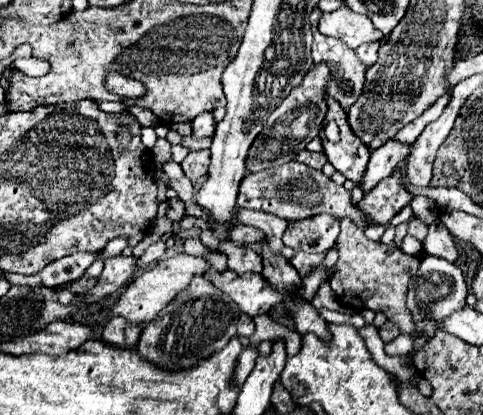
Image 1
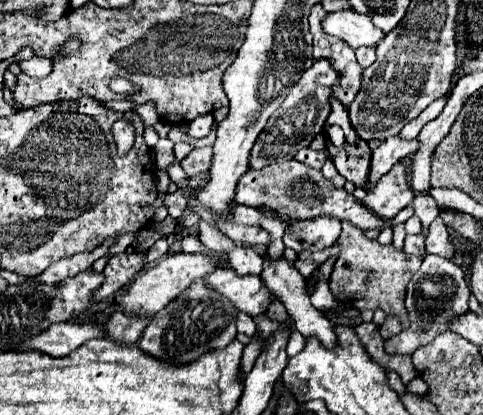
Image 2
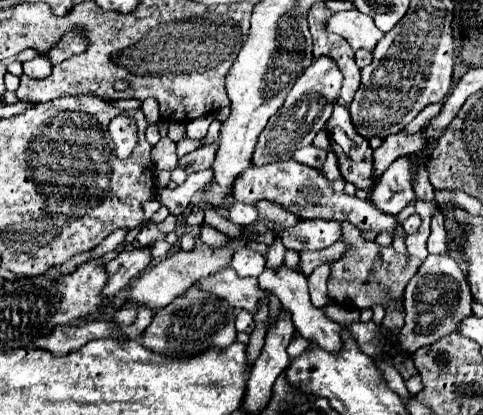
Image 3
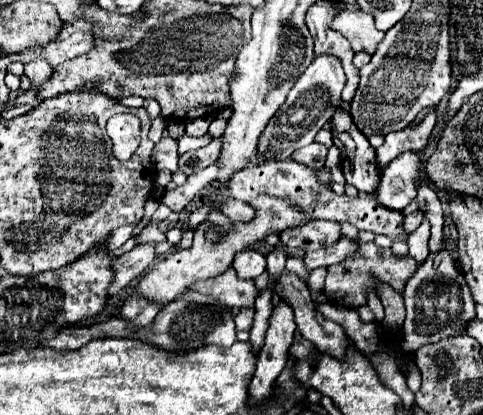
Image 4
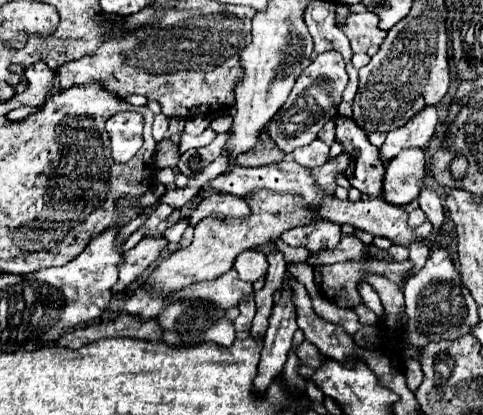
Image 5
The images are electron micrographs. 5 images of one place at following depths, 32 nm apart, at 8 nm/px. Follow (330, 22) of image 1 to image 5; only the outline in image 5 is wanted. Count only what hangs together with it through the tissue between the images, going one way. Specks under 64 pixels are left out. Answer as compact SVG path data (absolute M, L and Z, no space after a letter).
M374 12L364 14L352 14L348 16L346 24L342 24L342 32L348 36L352 52L364 52L368 56L374 56L382 42L386 40L386 30L378 26L380 18Z

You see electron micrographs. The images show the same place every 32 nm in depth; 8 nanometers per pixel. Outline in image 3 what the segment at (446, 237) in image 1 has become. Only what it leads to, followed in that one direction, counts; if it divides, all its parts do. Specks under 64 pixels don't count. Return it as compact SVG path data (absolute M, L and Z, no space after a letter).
M440 204L434 206L432 212L432 234L428 238L428 252L430 254L446 254L448 244L446 244L446 230L444 230L444 216Z

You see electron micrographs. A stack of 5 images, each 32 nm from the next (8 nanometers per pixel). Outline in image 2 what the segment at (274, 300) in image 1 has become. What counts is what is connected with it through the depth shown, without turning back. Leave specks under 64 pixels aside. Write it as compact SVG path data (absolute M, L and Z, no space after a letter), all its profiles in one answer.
M220 268L206 276L206 286L228 298L238 310L250 316L264 312L274 298L262 284L258 276L240 278L232 268Z

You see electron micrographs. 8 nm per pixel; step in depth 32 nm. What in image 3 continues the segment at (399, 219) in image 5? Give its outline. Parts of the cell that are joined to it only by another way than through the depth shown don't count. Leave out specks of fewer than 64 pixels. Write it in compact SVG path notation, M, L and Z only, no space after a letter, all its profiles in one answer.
M296 160L286 162L270 162L264 166L250 166L244 170L234 182L230 198L240 200L244 204L254 204L254 200L276 200L284 204L286 208L292 208L298 216L304 218L324 218L324 220L338 220L338 222L350 222L360 230L374 230L374 232L390 232L396 234L396 226L400 224L398 216L378 210L372 200L360 200L356 196L348 196L346 192L334 192L330 182L322 178L320 170L306 168L304 164Z

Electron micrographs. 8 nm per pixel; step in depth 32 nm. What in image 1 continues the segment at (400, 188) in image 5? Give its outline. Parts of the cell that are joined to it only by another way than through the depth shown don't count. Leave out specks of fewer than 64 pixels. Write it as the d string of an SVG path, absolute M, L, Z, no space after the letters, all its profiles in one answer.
M394 168L392 176L384 178L358 204L360 204L360 208L364 208L364 212L368 212L370 220L374 224L386 226L410 202L412 202L412 194L406 188L404 170Z

